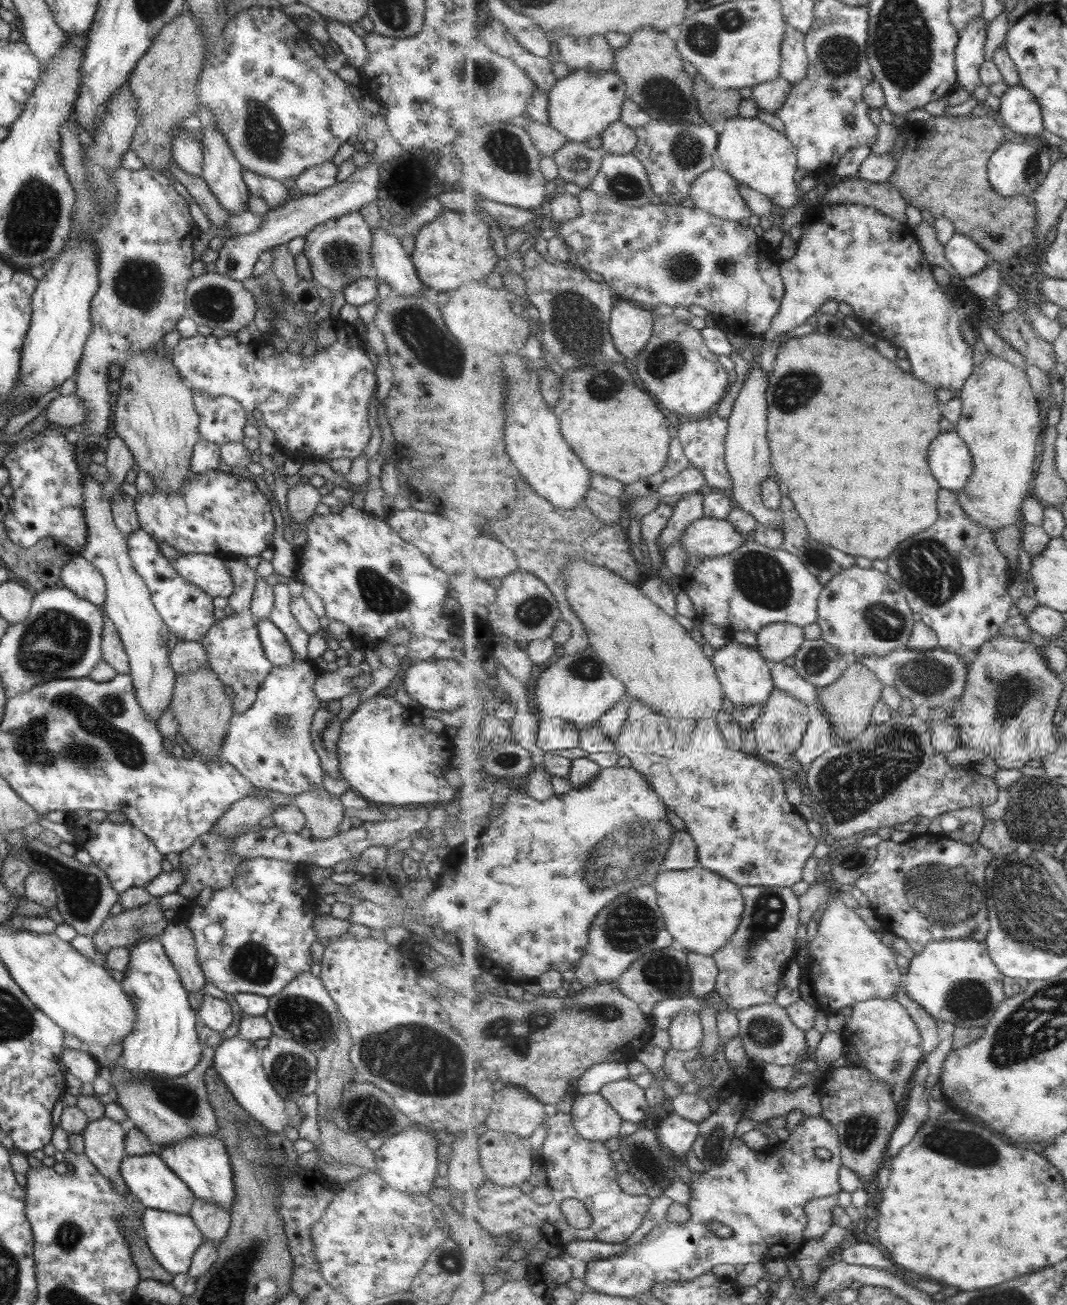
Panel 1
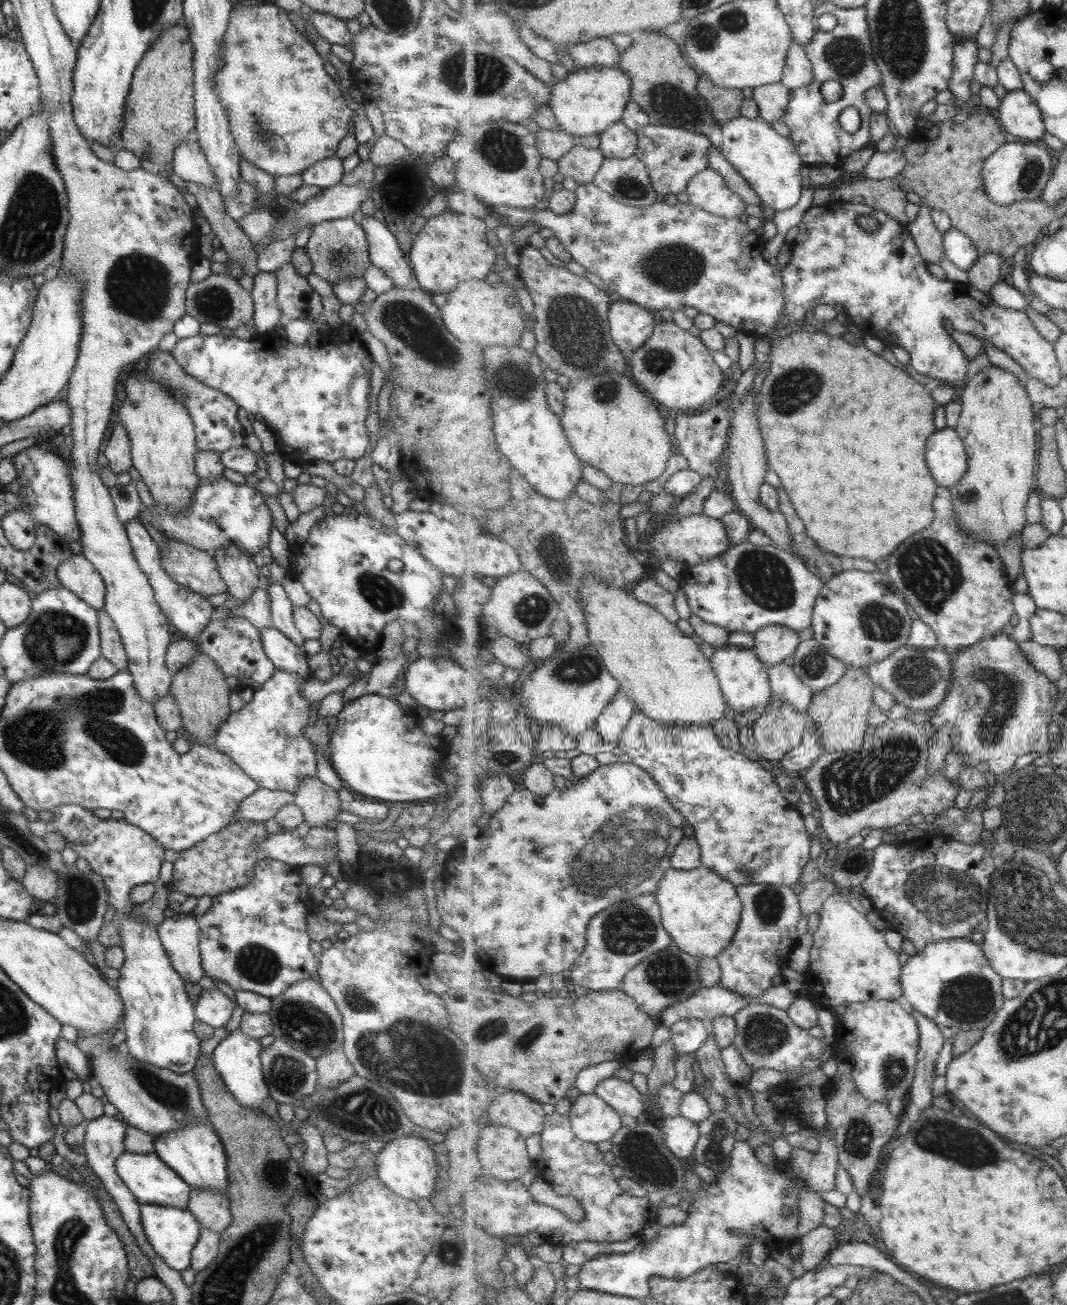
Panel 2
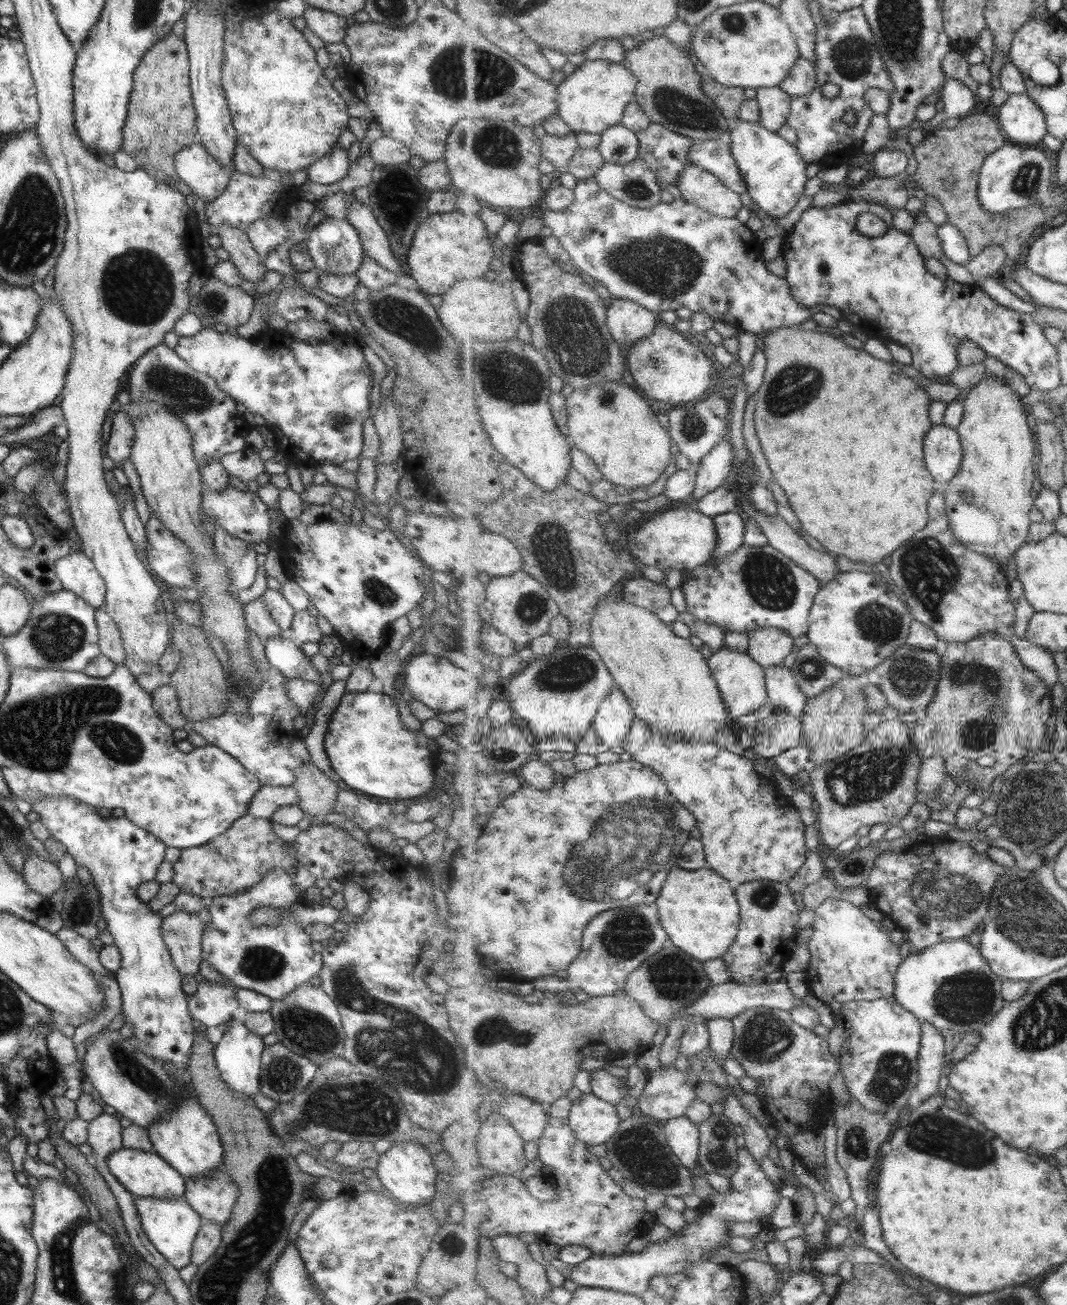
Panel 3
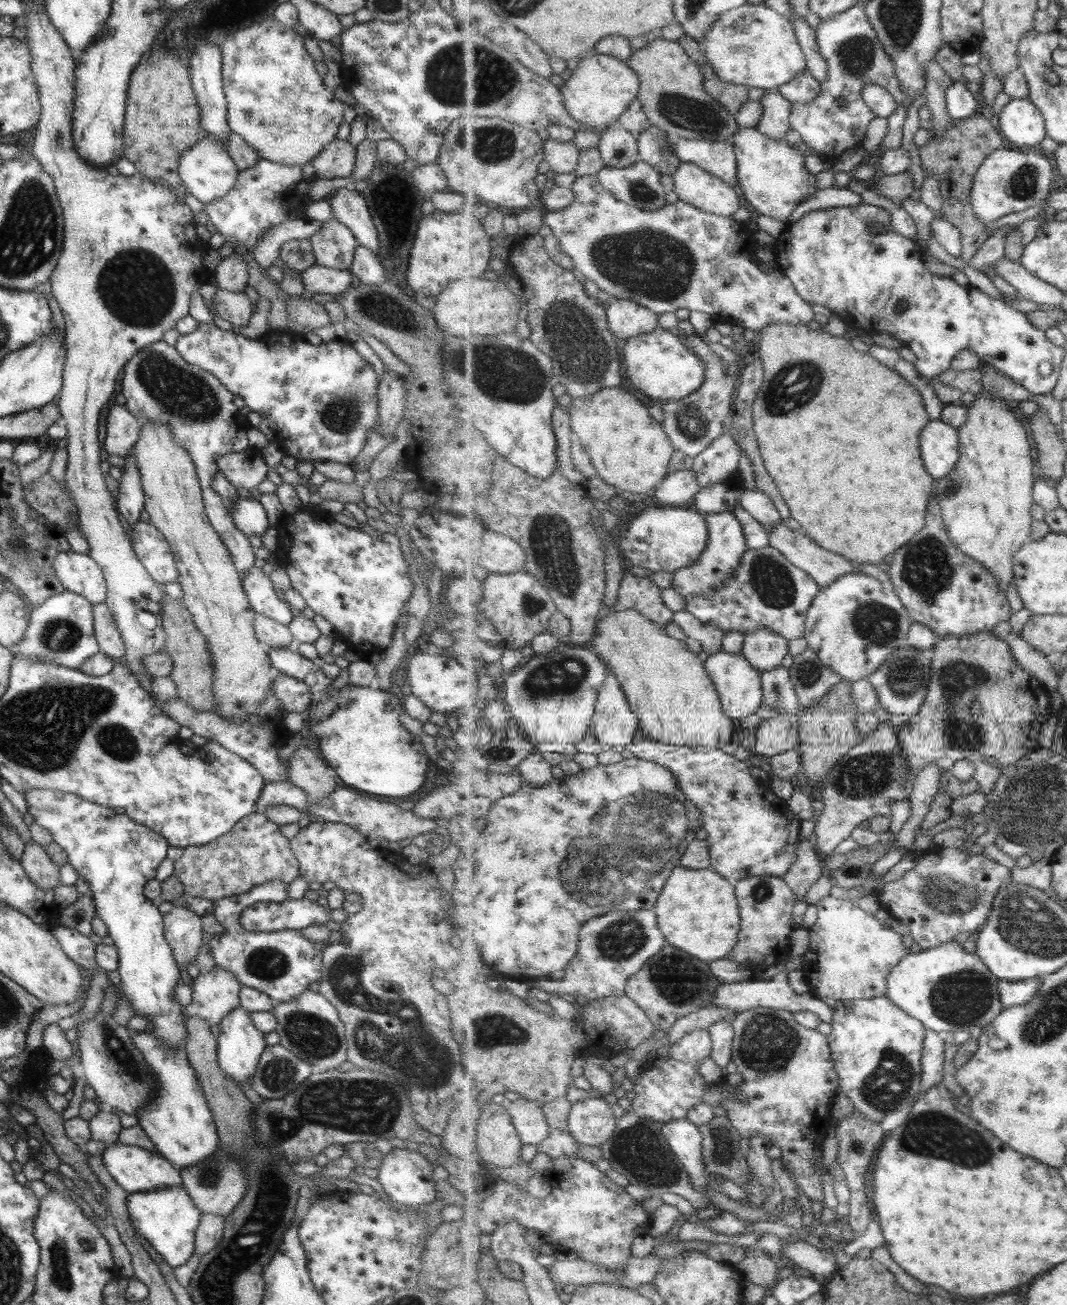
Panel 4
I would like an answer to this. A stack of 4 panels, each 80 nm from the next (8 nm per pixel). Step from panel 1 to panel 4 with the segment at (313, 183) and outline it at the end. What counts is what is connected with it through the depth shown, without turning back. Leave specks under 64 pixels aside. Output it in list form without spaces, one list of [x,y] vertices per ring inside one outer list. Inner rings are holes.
[[[331,139],[310,160],[315,172],[313,177],[347,180],[355,164],[355,155],[356,148],[347,139]]]

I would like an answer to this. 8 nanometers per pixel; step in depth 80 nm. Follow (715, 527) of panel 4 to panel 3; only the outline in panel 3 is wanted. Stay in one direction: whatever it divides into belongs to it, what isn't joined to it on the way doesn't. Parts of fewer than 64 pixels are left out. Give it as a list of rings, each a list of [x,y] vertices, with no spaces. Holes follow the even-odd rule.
[[[731,511],[725,514],[714,516],[717,531],[719,531],[719,546],[709,562],[711,565],[727,559],[735,550],[745,545],[747,524],[742,511]]]

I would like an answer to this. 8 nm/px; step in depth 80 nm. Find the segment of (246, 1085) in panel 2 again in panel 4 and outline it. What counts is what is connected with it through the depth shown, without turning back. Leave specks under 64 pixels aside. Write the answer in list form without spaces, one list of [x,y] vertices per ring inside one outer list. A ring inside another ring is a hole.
[[[240,1007],[227,1012],[223,1020],[219,1022],[219,1038],[216,1039],[219,1070],[227,1075],[227,1078],[231,1078],[231,1082],[235,1082],[237,1086],[249,1084],[249,1076],[253,1074],[257,1060],[266,1046],[264,1035],[259,1033],[259,1030],[255,1030],[248,1014]]]

